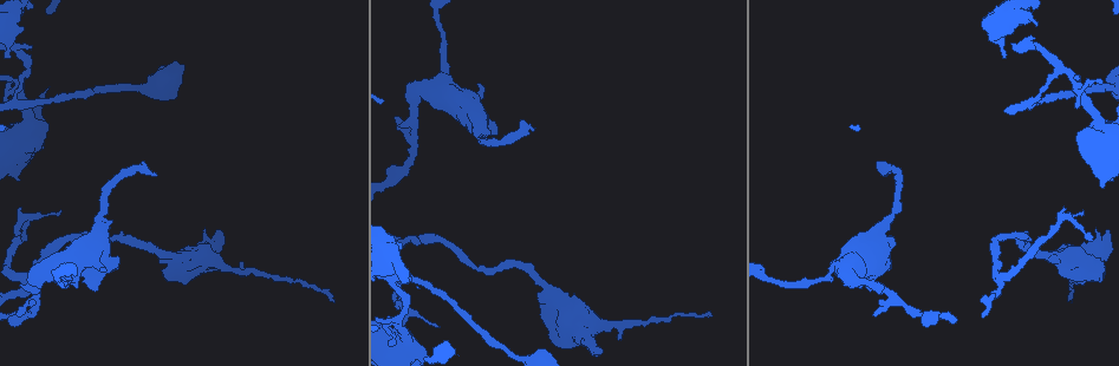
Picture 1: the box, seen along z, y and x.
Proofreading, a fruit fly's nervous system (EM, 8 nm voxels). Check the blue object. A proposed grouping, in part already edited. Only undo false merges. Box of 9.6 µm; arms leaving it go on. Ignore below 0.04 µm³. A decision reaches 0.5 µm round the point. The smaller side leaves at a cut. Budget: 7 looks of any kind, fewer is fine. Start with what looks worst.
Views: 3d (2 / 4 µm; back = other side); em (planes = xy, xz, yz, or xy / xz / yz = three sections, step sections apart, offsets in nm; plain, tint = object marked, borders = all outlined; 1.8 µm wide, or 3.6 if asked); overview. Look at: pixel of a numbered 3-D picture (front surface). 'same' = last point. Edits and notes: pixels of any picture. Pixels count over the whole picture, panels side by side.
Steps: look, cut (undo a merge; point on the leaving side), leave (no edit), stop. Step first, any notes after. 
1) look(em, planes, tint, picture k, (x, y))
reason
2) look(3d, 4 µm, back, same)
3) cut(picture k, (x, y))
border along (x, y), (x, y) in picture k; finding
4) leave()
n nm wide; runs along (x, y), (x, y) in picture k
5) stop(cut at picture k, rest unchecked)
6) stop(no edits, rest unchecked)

look(3d, 2 µm, picture 1, (610, 325))
calibre changes

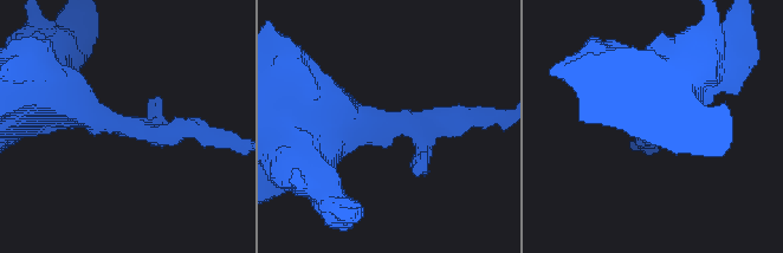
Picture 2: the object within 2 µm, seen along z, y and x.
look(em, 3.6 µm, planes, tint, picture 2, (392, 123))

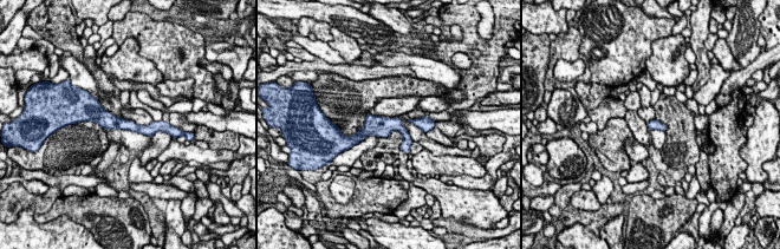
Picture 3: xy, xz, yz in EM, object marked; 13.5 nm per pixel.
leave()
all the same neuron

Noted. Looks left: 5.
look(em, yz, step 16, tint, picture 1, (1053, 257))
sudden change in width

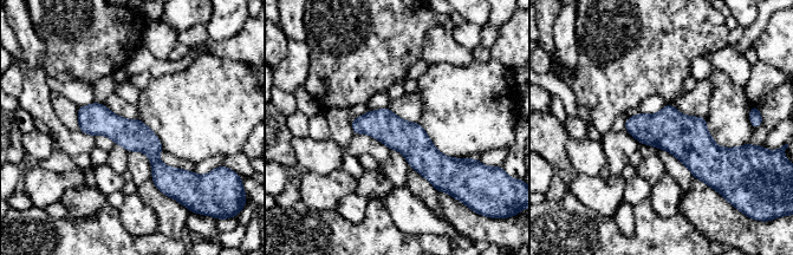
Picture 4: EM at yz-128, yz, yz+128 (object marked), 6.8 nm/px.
leave()
runs along (80, 110), (134, 135), (164, 190) in picture 4; one neuron here

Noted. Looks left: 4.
look(em, xz, step 8, plain, picture 1, (404, 342))
thick turns thin

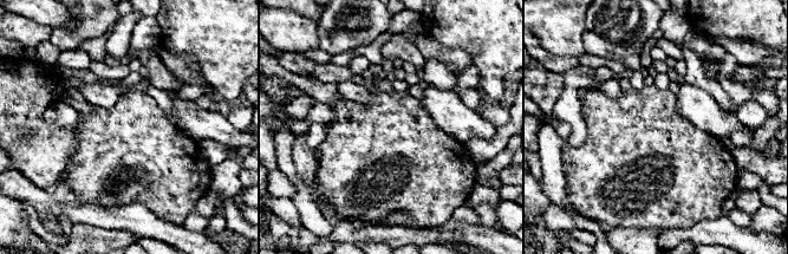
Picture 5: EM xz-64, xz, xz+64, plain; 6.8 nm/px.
look(em, xz, step 8, tint, same)
where the object lies

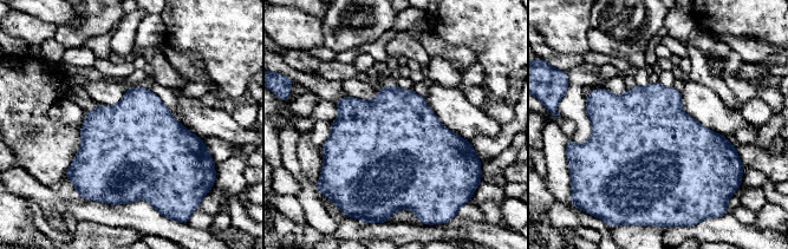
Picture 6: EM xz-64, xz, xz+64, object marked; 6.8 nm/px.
leave()
one neuron here

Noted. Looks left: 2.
stop(no edits, rest unchecked)

